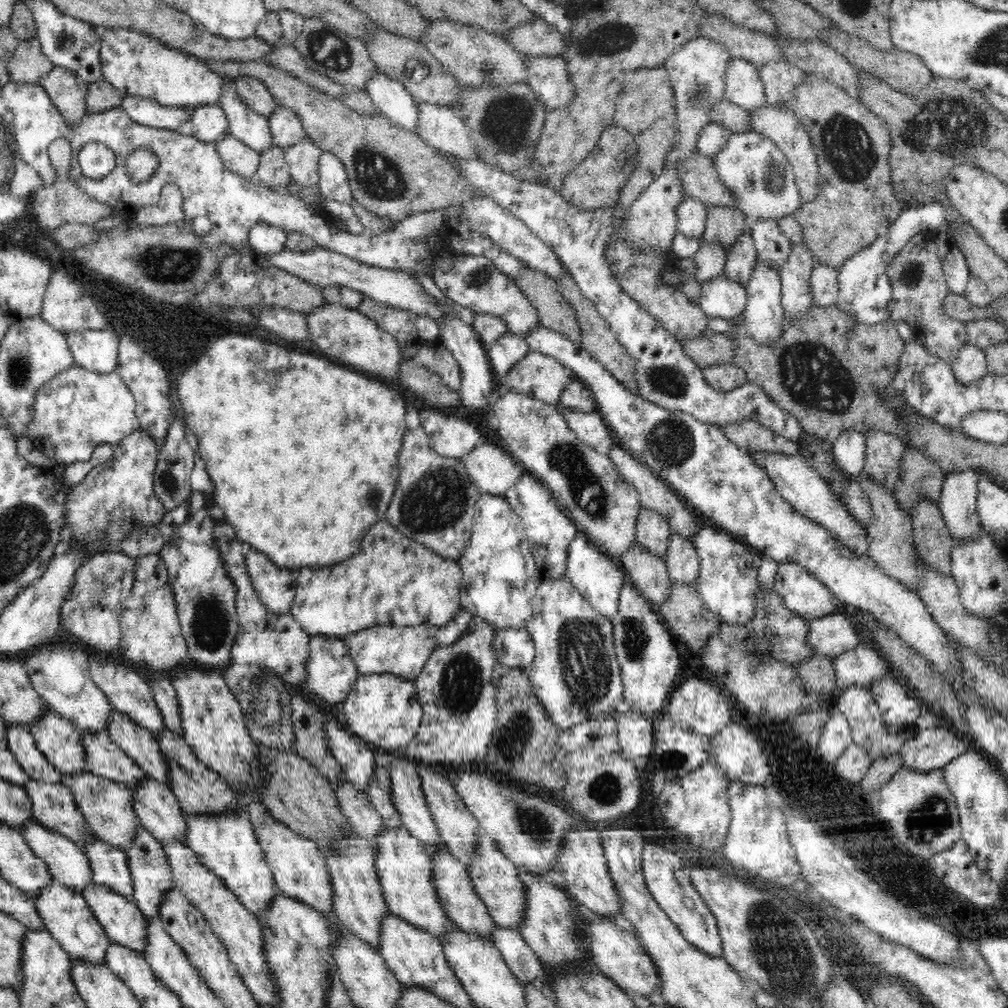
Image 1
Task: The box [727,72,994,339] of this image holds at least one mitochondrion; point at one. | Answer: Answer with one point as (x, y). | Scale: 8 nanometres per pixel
(950, 126)

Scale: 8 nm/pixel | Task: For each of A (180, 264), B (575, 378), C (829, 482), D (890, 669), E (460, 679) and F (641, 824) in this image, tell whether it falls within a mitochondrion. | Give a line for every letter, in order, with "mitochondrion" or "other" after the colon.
A: mitochondrion
B: other
C: other
D: other
E: mitochondrion
F: other

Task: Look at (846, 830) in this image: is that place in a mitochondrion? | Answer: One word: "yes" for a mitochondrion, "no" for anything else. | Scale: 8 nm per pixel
no

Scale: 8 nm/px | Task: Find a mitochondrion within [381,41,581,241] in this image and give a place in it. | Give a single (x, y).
(505, 125)

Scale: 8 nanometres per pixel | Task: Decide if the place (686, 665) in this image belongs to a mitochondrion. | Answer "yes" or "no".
no

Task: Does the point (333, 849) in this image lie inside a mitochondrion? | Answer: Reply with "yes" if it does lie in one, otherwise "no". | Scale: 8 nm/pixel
no

